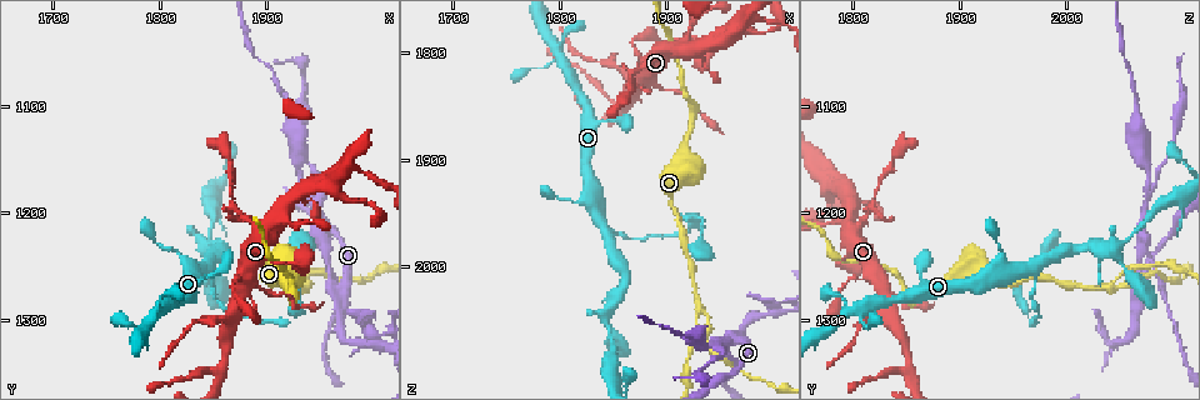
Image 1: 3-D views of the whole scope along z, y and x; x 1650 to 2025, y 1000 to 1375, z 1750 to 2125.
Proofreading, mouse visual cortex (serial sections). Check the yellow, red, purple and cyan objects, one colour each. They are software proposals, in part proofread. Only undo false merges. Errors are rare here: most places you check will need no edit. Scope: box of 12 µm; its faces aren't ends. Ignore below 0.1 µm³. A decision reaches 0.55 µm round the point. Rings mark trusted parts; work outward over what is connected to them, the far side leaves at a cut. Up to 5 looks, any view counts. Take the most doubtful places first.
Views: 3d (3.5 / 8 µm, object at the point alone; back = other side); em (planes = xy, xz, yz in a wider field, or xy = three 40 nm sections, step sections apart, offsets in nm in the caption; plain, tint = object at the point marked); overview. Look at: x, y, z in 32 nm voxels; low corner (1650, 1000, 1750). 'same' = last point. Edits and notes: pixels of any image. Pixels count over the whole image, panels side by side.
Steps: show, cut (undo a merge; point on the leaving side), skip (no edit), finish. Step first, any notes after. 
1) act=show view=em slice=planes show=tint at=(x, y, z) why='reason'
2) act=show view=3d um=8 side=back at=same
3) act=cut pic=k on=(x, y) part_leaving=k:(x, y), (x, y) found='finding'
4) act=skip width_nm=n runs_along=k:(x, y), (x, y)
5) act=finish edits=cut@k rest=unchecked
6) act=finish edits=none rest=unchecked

act=show view=3d um=3.5 at=(1968, 1268, 2072) why='branch point'

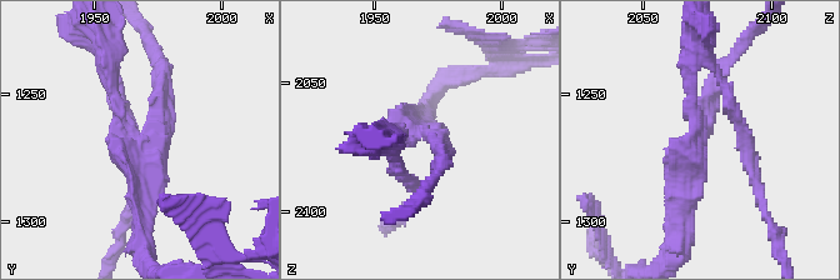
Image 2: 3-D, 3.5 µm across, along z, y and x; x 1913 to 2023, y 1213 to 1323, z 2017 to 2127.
act=show view=em slice=xy step=3 show=tint at=(1966, 1270, 2068) why='need the tissue'

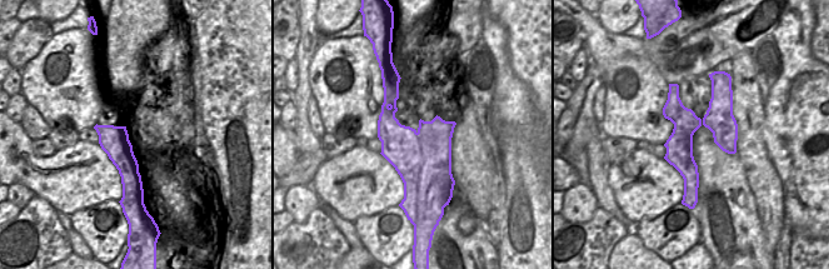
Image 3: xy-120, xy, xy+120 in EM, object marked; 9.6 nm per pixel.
act=cut pic=2 on=(741, 139) part_leaving=2:(693, 143), (699, 35) found='a second cell is stuck on'

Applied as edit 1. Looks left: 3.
act=show view=3d um=3.5 at=(2000, 1320, 2044) why='sharp bend'

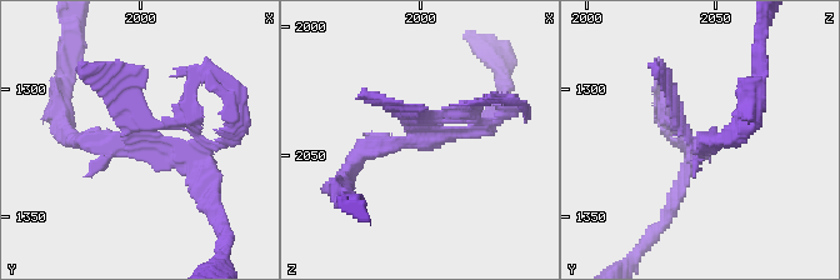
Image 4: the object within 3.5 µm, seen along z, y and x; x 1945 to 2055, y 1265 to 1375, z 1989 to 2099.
act=show view=em slice=xy step=2 show=tint at=(1998, 1324, 2045) why='need the tissue'

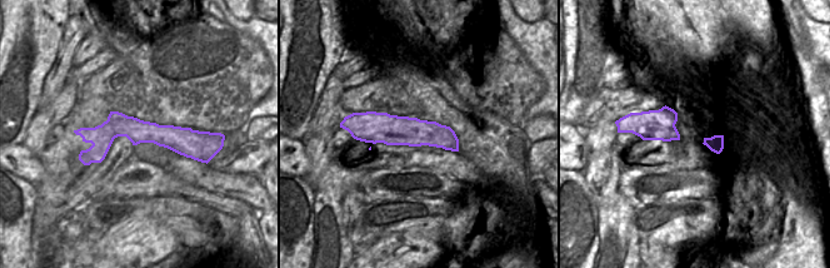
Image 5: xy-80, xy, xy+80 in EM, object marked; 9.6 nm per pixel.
act=cut pic=4 on=(140, 100) part_leaving=4:(136, 136), (129, 94), (75, 68) found='a second cell is stuck on'

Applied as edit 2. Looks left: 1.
act=finish edits=cut@2,cut@4 rest=unchecked

